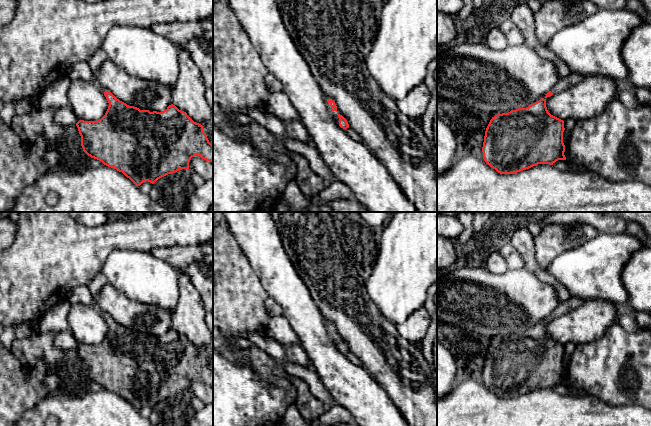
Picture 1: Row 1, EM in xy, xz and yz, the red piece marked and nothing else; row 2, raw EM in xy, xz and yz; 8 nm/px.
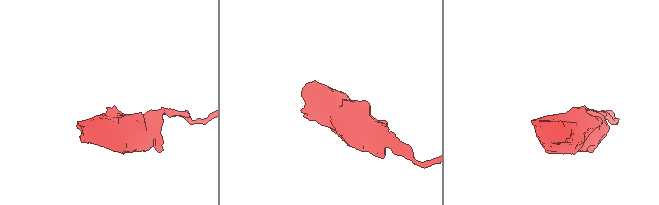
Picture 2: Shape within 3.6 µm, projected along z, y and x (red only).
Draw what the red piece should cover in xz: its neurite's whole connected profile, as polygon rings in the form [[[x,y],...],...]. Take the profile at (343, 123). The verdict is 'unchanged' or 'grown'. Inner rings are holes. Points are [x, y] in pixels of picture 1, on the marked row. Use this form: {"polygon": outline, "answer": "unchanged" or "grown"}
{"polygon": [[[327,99],[327,106],[329,107],[330,111],[332,112],[333,117],[337,121],[338,125],[343,129],[349,128],[349,124],[348,124],[347,120],[337,112],[337,106],[336,106],[335,102],[331,99]]], "answer": "grown"}

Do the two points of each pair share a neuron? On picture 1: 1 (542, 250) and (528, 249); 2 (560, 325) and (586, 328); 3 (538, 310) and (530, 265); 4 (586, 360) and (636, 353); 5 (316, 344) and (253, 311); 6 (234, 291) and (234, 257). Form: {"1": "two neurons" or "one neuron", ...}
{"1": "two neurons", "2": "one neuron", "3": "two neurons", "4": "one neuron", "5": "two neurons", "6": "one neuron"}

